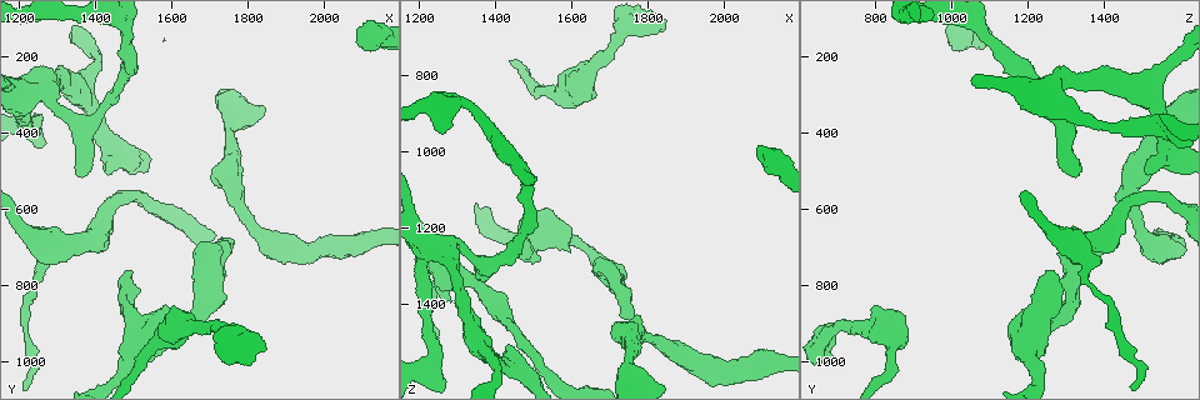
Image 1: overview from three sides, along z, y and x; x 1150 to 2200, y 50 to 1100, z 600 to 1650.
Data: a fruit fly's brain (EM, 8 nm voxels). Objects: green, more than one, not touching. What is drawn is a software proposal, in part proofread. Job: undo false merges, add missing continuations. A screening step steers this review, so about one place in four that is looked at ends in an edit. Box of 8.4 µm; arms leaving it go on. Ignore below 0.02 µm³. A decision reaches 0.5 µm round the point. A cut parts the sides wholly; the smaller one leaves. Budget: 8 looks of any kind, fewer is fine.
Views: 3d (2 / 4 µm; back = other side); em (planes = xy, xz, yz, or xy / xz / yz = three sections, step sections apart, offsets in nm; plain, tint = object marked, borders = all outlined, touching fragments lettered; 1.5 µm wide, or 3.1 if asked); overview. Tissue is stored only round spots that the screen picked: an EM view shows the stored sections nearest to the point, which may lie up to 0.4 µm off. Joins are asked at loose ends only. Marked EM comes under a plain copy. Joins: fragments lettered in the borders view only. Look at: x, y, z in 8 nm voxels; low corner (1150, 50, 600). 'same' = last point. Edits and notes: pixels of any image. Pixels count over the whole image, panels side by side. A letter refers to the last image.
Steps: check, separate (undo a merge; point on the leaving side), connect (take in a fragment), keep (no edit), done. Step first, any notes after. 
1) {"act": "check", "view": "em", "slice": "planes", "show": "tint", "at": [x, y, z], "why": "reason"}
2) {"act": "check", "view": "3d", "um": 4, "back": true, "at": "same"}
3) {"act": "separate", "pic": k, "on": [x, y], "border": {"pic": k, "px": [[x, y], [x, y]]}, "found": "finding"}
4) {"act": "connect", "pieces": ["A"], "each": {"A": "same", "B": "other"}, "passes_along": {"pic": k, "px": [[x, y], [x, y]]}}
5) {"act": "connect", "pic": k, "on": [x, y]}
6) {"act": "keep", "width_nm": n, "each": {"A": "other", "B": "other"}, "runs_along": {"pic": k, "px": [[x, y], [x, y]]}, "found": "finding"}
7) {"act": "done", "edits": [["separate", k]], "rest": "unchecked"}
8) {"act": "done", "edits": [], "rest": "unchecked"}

{"act": "check", "view": "3d", "um": 2, "at": [1755, 415, 1535], "why": "sudden change in width"}

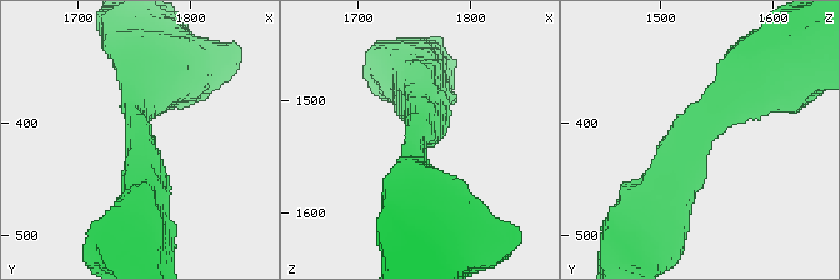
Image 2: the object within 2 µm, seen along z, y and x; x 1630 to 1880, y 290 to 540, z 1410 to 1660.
{"act": "check", "view": "em", "slice": "planes", "show": "borders", "at": [1754, 406, 1538], "why": "now the EM"}

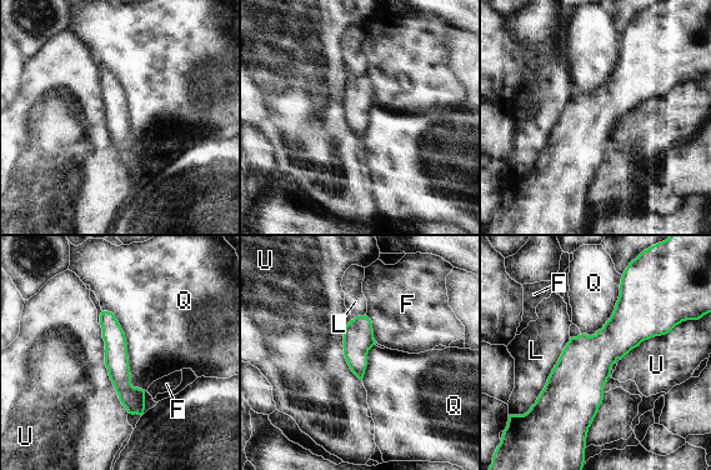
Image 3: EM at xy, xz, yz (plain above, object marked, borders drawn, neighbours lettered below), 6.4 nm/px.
{"act": "keep", "each": {"F": "other", "L": "other", "Q": "other", "U": "other"}, "runs_along": {"pic": 3, "px": [[626, 285], [581, 428]]}, "found": "continuous, no second neuron"}

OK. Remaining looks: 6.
{"act": "check", "view": "em", "slice": "planes", "show": "borders", "at": [1270, 720, 1335], "why": "sudden change in width"}

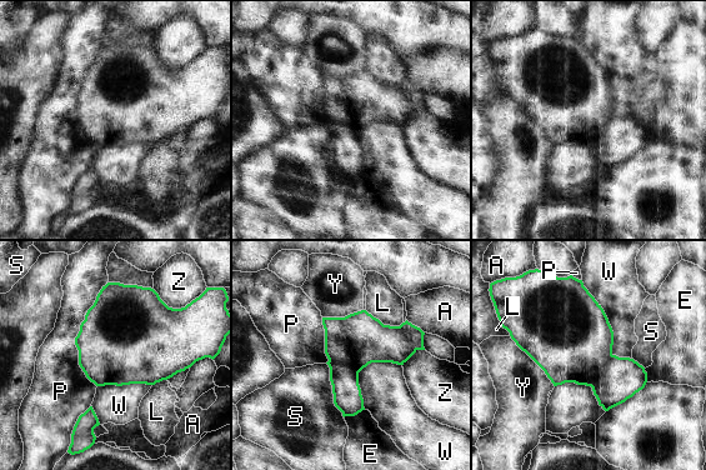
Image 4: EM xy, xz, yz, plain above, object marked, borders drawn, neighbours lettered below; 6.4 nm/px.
{"act": "separate", "pic": 4, "on": [622, 378], "each": {"A": "other", "E": "other", "L": "other", "P": "other", "S": "other", "W": "other", "Y": "other", "Z": "other"}, "border": {"pic": 4, "px": [[612, 355], [602, 373], [590, 385]]}, "found": "a second neuron is stuck on"}

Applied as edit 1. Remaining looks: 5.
{"act": "check", "view": "overview", "why": "see it whole again"}

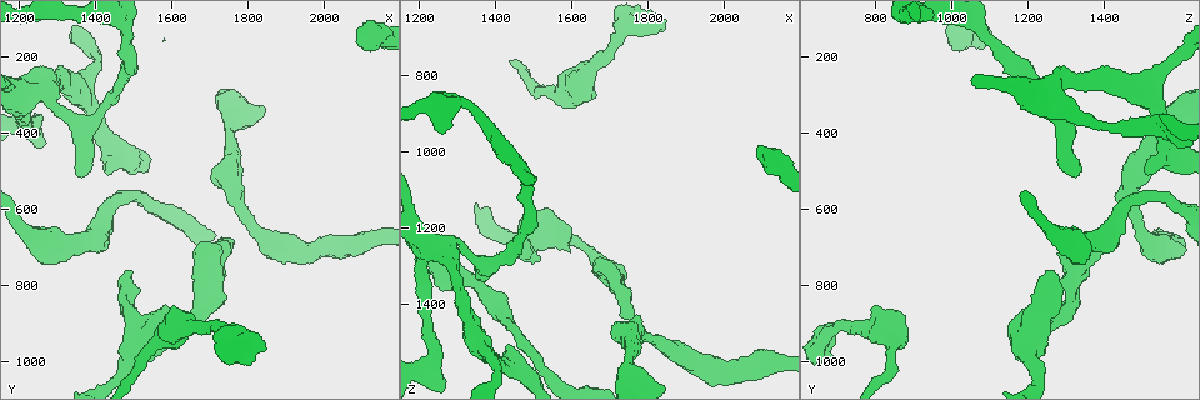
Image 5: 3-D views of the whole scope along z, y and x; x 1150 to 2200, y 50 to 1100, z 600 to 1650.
{"act": "check", "view": "em", "slice": "xy", "step": 8, "show": "tint", "at": [1410, 205, 1575], "why": "thin neck"}

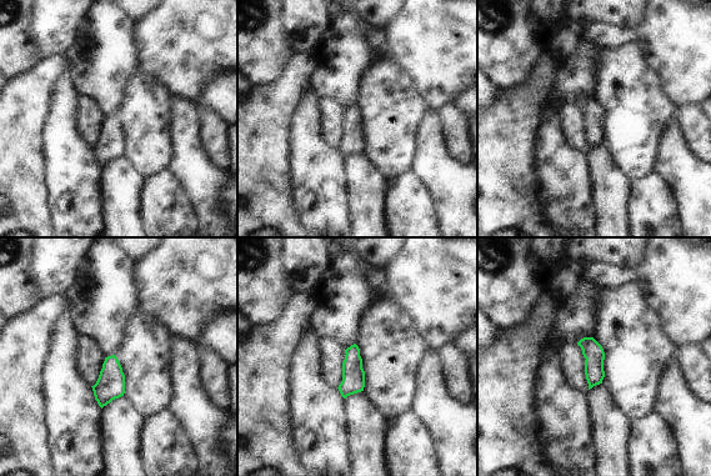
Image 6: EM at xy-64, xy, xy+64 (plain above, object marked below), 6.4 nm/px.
{"act": "check", "view": "em", "slice": "planes", "show": "borders", "at": "same", "why": "another direction"}

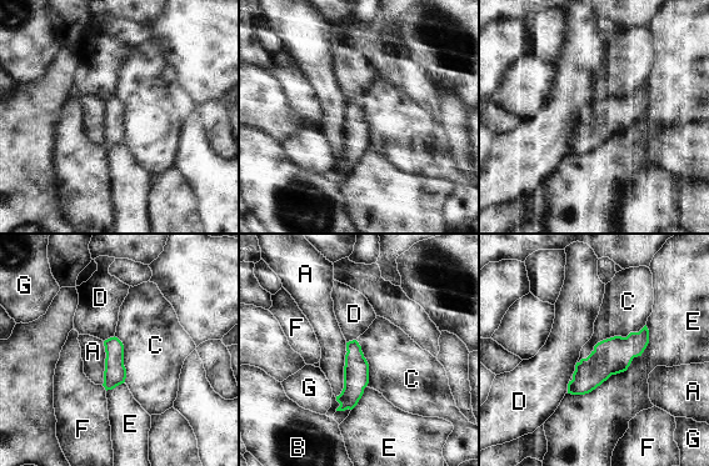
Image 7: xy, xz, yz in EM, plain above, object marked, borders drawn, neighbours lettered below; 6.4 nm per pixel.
{"act": "keep", "longest_contact_nm": ["E", 700], "each": {"A": "other", "B": "other", "C": "other", "D": "other", "E": "other", "F": "other", "G": "other"}, "found": "continuous, no second neuron"}

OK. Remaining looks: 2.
{"act": "done", "edits": [["separate", 4]], "rest": "unchecked"}

